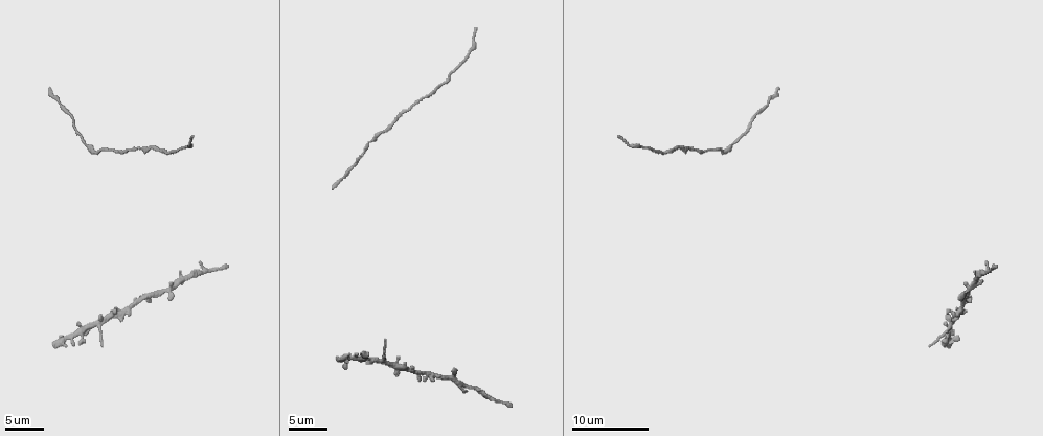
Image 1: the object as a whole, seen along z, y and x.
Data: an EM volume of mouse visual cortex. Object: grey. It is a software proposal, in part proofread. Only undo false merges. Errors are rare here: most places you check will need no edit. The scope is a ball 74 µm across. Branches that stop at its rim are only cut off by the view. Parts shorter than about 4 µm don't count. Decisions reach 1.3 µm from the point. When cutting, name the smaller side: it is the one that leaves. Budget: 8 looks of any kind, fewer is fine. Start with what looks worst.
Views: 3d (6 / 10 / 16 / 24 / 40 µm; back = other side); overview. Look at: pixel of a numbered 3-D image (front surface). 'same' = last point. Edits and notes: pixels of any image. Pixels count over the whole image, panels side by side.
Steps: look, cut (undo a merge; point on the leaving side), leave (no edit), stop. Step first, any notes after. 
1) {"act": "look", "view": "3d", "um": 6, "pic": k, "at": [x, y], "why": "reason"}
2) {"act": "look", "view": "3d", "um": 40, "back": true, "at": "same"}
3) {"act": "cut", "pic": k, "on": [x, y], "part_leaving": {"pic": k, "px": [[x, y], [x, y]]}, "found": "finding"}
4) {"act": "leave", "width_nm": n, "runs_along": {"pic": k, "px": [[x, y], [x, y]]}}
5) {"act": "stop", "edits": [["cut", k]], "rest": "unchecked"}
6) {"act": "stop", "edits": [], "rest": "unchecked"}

{"act": "look", "view": "3d", "um": 10, "pic": 1, "at": [110, 317], "why": "side arm on a straight run"}

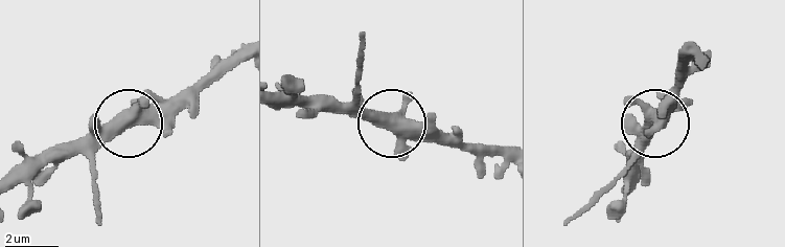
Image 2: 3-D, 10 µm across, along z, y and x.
{"act": "leave", "found": "continuous, no second cell"}

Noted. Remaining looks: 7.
{"act": "look", "view": "3d", "um": 10, "pic": 1, "at": [419, 100], "why": "thick turns thin"}

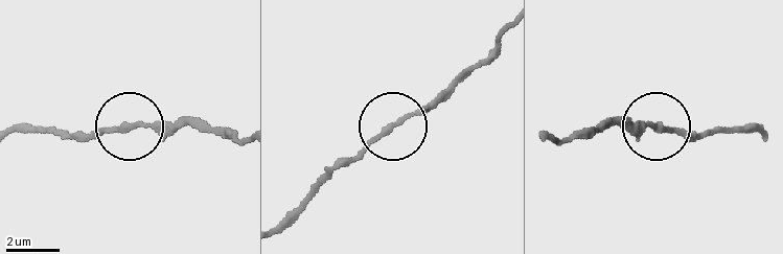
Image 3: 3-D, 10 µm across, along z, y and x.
{"act": "look", "view": "3d", "um": 6, "pic": 3, "at": [651, 127]}

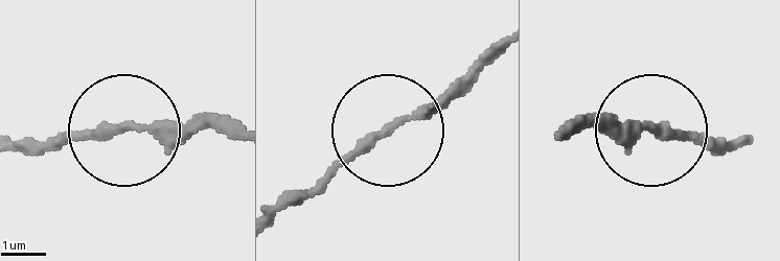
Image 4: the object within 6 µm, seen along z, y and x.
{"act": "leave", "runs_along": {"pic": 4, "px": [[12, 139], [56, 146], [232, 123]]}, "found": "continuous, no second cell"}

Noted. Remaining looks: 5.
{"act": "look", "view": "3d", "um": 10, "pic": 1, "at": [206, 268], "why": "calibre changes"}

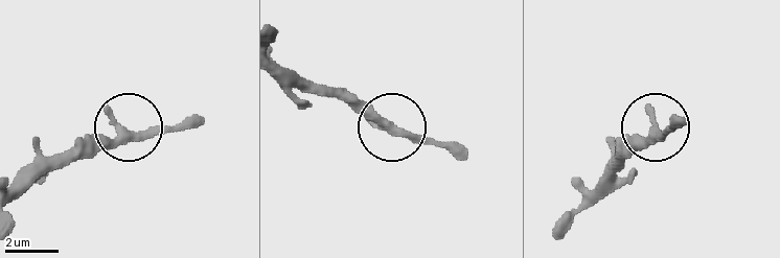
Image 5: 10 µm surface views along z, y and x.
{"act": "leave", "arms": 3, "found": "one cell here"}

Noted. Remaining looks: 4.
{"act": "look", "view": "3d", "um": 6, "pic": 1, "at": [140, 297], "why": "thick turns thin"}

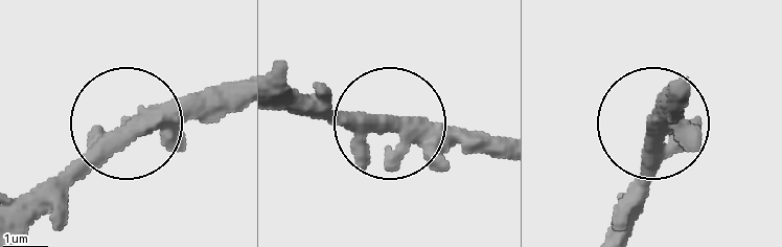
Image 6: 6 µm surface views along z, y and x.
{"act": "leave", "width_nm": 480, "found": "continuous, no second cell"}

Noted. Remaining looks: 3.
{"act": "stop", "edits": [], "rest": "unchecked"}

